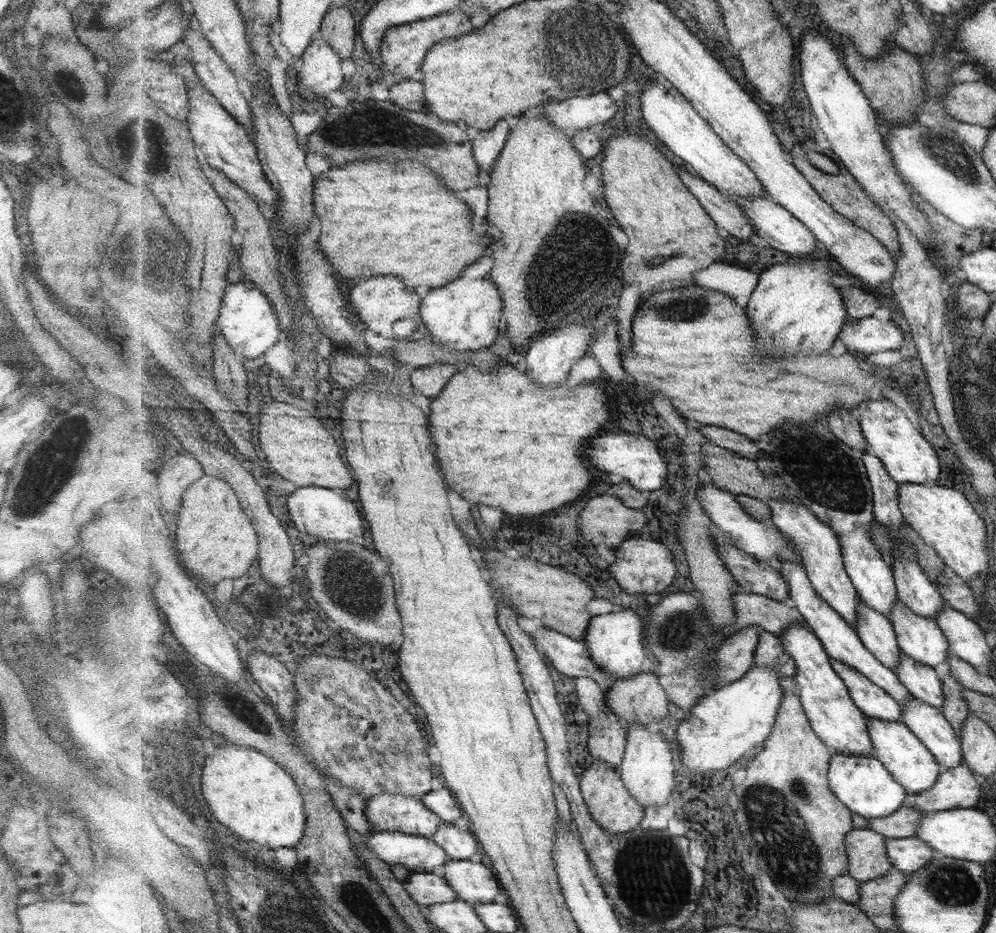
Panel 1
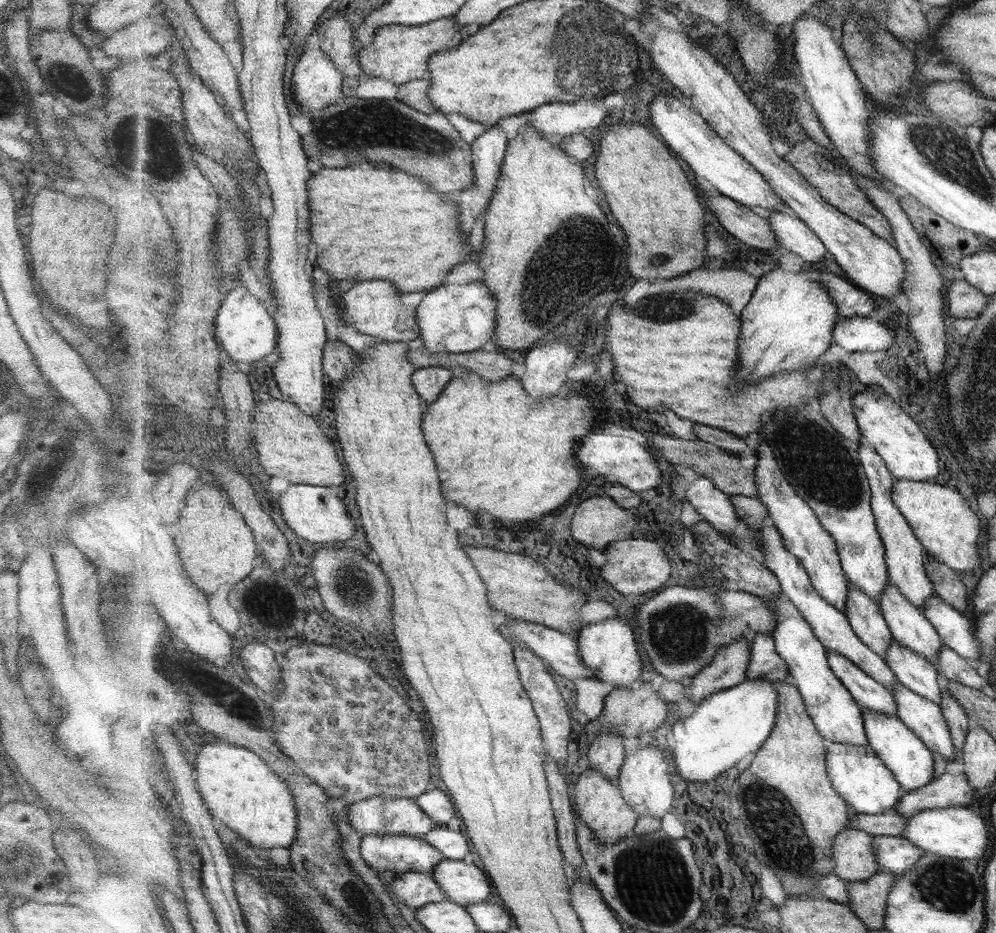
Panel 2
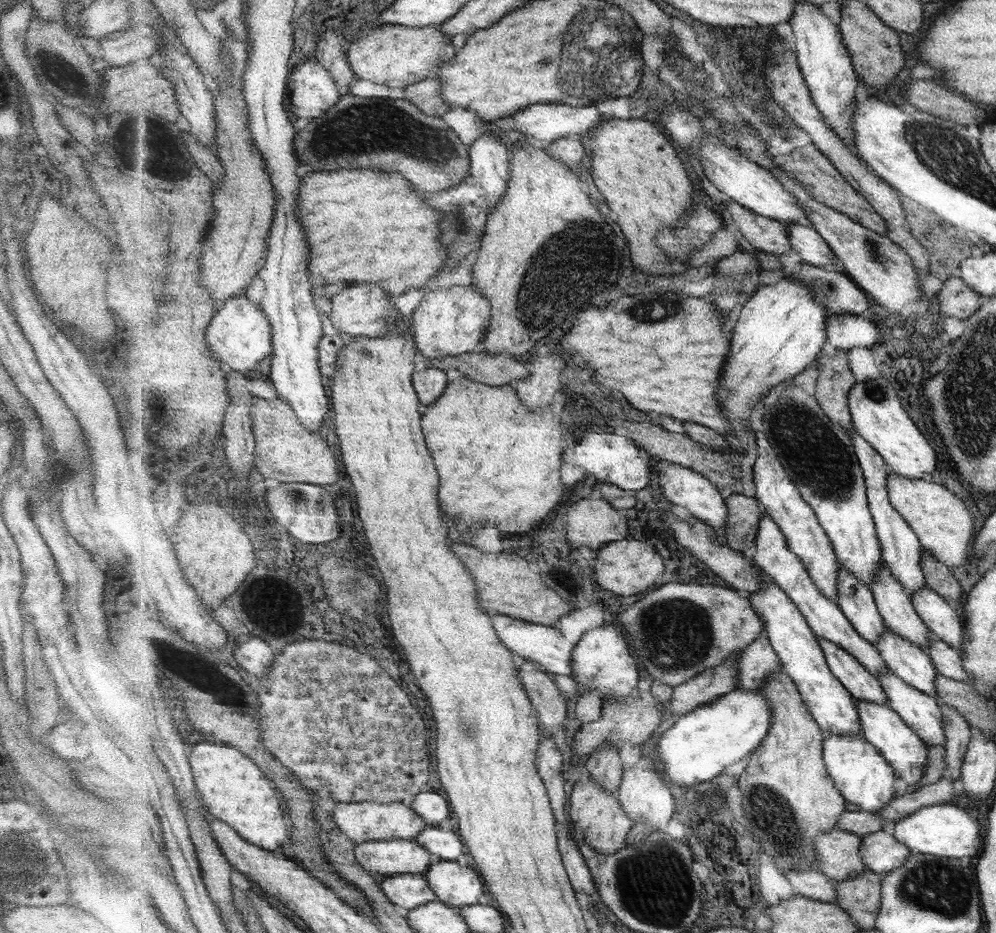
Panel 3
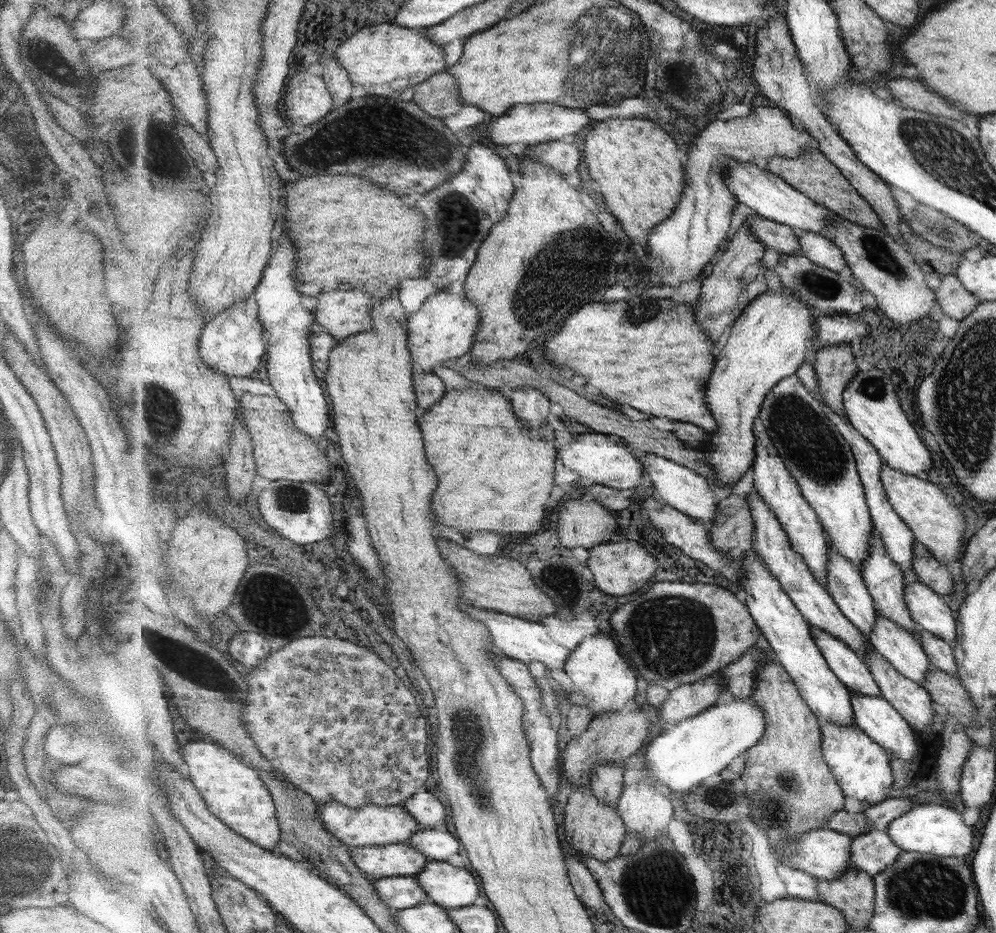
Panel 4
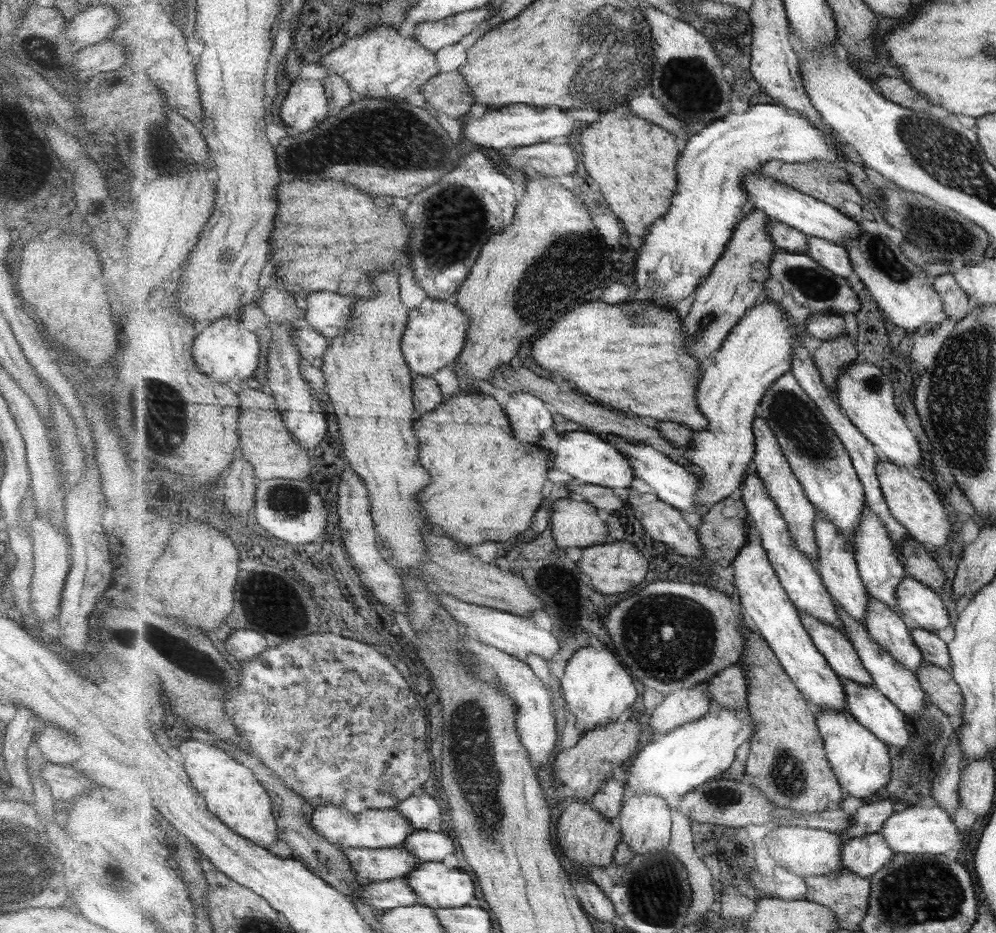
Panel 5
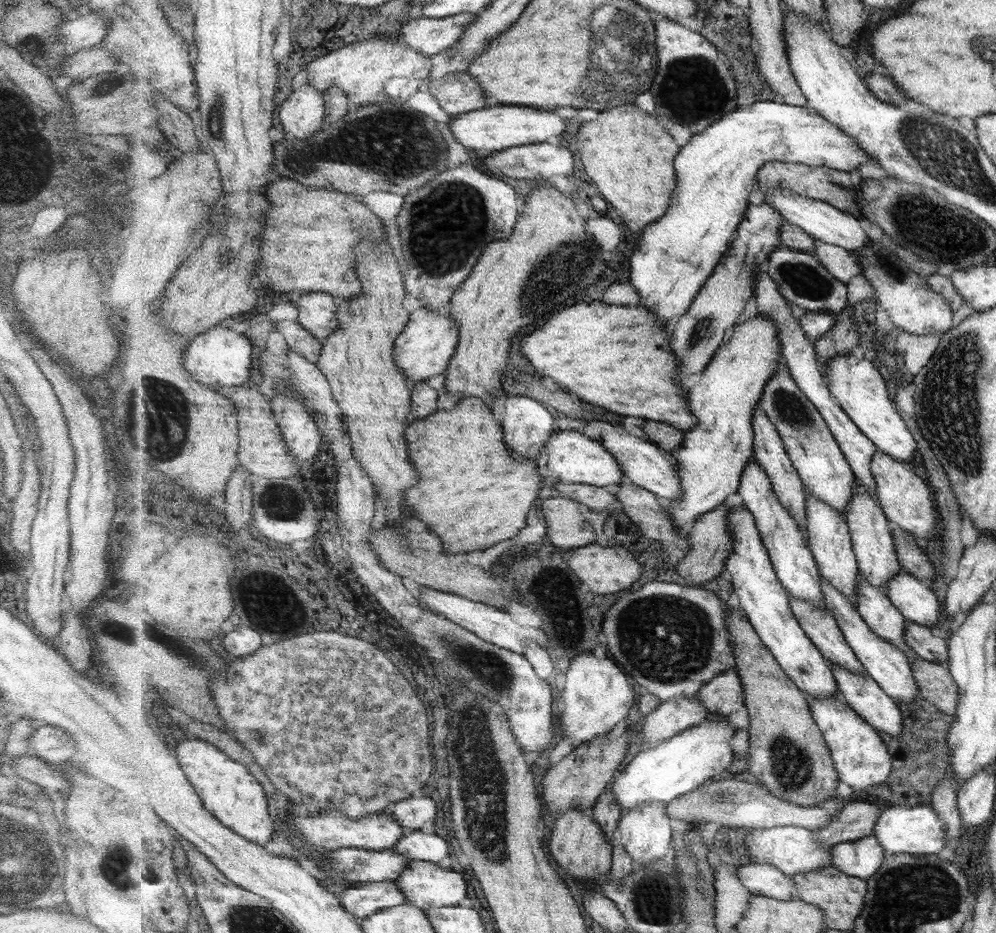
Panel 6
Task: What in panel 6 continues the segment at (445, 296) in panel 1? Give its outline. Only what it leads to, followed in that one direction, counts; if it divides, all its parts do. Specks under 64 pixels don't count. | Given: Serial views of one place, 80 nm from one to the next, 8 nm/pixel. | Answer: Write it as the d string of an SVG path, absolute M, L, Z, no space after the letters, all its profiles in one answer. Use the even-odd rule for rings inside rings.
M421 307L410 314L409 324L397 337L394 361L411 384L439 376L446 372L450 358L457 350L459 331L458 322L447 311L433 313L431 309Z

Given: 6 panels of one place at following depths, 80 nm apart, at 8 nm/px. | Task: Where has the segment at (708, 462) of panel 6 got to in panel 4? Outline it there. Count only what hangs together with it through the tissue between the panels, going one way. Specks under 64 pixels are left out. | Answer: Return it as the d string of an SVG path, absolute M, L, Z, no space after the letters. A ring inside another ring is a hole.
M782 286L777 293L763 294L760 298L755 299L733 324L724 347L716 355L715 368L706 388L707 404L713 418L716 418L718 422L718 427L707 437L709 444L706 449L703 449L703 452L705 452L704 458L718 472L716 484L731 488L753 466L757 448L753 422L757 420L757 416L760 416L760 410L768 392L772 391L784 378L796 374L807 356L809 342L819 339L816 338L817 314L818 312L811 305L801 301L789 287Z

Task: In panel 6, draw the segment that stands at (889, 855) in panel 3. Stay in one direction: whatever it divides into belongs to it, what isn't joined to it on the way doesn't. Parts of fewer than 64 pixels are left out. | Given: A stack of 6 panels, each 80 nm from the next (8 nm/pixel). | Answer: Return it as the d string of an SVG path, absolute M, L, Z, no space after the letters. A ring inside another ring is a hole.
M874 834L861 840L842 842L832 848L832 869L868 879L883 866L885 853Z

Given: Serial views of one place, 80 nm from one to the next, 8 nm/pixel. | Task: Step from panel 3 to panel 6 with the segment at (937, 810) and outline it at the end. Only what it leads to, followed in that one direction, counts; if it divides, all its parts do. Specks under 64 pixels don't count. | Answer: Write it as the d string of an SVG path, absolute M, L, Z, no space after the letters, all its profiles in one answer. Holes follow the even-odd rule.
M883 804L874 835L879 844L893 854L909 853L914 855L939 854L947 846L945 823L932 806L909 806Z

